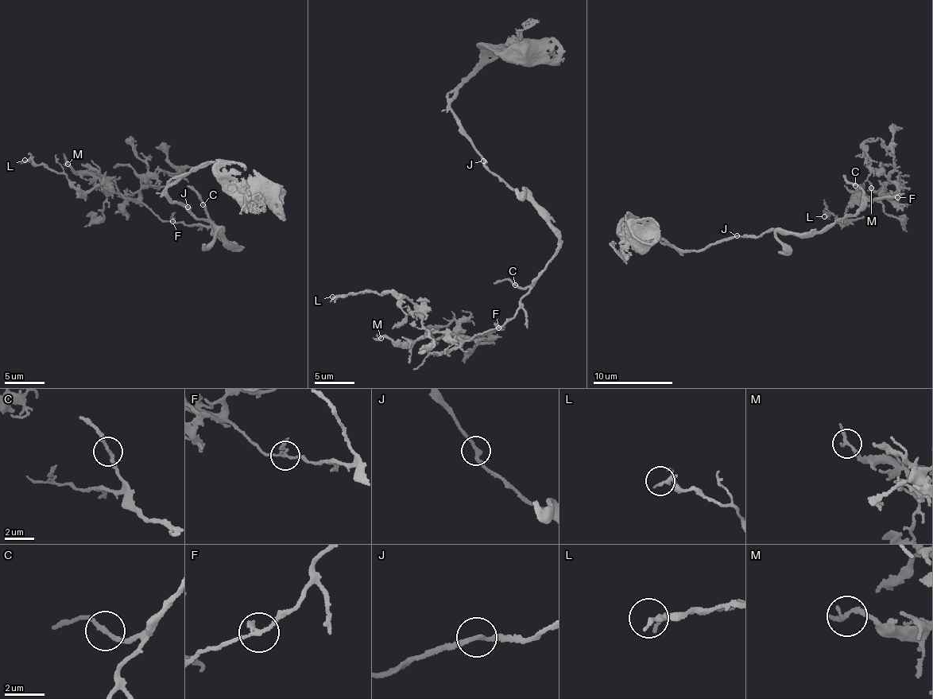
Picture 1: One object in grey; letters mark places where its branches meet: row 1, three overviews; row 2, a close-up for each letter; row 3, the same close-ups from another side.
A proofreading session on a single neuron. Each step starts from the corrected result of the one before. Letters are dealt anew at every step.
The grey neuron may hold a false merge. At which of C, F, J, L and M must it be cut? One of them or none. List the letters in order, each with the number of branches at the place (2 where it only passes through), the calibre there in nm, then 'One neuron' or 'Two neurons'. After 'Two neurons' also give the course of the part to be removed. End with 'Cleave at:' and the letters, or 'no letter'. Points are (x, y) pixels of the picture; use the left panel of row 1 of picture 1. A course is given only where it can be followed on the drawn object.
C: Branches: 2. Thickness 190 nm. One neuron
F: Branches: 2. Thickness 180 nm. One neuron
J: Branches: 2. Thickness 200 nm. One neuron
L: Branches: 2. Thickness 190 nm. One neuron
M: Branches: 2. Thickness 220 nm. One neuron
Cleave at: no letter

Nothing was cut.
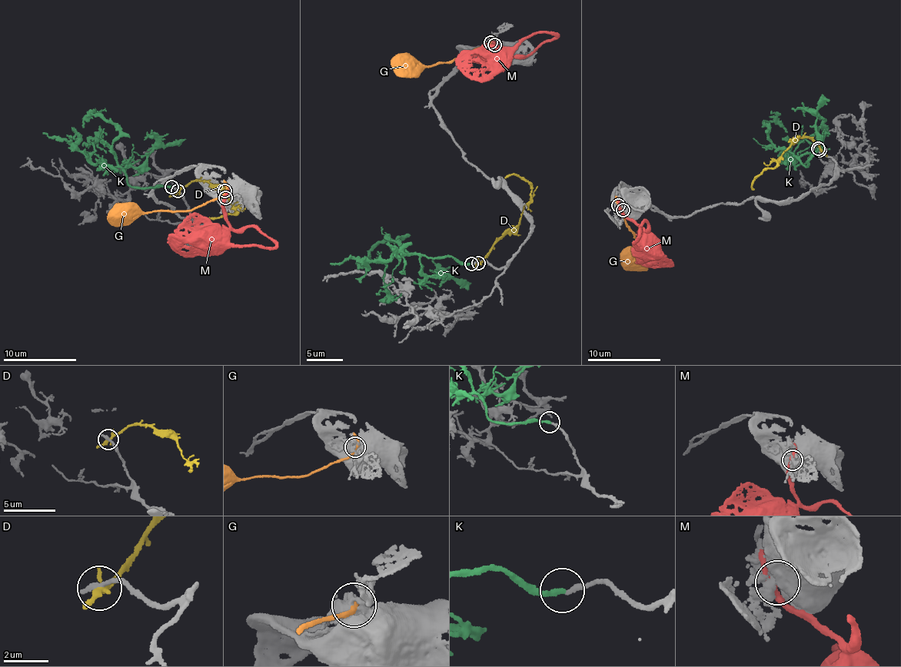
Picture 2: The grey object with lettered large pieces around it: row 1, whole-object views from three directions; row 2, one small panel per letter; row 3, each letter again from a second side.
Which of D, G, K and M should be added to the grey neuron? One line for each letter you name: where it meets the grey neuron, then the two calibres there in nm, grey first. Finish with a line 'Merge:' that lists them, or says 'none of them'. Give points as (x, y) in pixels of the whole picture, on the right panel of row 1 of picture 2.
D: Touches grey at (819, 150). Thickness 300 nm (grey) against 200 nm
K: Touches grey at (818, 148). Thickness 240 nm (grey) against 240 nm
Merge: D, K

